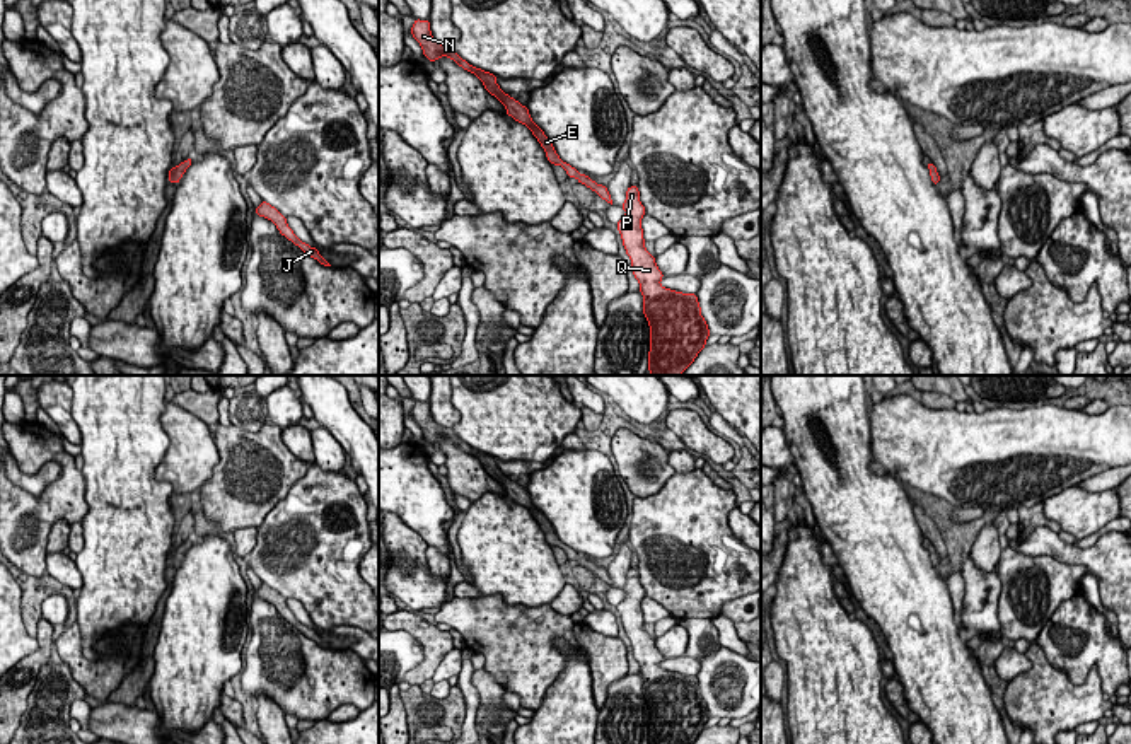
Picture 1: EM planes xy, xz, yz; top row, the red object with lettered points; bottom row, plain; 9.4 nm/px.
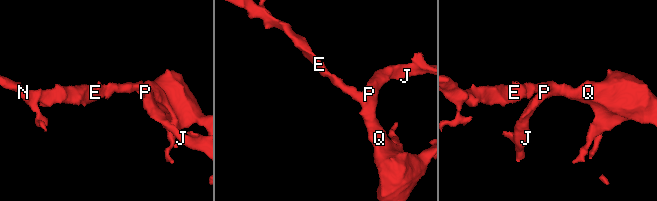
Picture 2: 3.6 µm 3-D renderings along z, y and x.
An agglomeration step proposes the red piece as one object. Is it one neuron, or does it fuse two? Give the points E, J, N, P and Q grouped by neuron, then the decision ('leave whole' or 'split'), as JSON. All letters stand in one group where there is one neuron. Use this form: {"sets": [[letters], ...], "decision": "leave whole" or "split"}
{"sets": [["E", "J", "N", "P", "Q"]], "decision": "leave whole"}

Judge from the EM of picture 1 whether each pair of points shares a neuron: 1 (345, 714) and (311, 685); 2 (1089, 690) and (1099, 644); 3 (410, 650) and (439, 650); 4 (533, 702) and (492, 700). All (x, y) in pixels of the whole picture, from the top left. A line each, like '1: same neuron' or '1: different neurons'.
1: different neurons
2: different neurons
3: different neurons
4: different neurons

